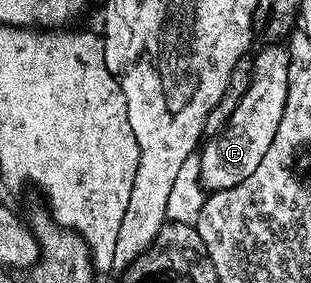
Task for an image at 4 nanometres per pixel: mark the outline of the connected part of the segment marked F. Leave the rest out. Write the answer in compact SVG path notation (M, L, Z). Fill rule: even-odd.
M266 44L263 47L252 58L249 89L232 108L225 127L211 139L209 137L200 148L200 181L208 192L235 188L241 181L251 177L276 137L285 109L285 98L288 97L288 67L291 58L282 44Z

